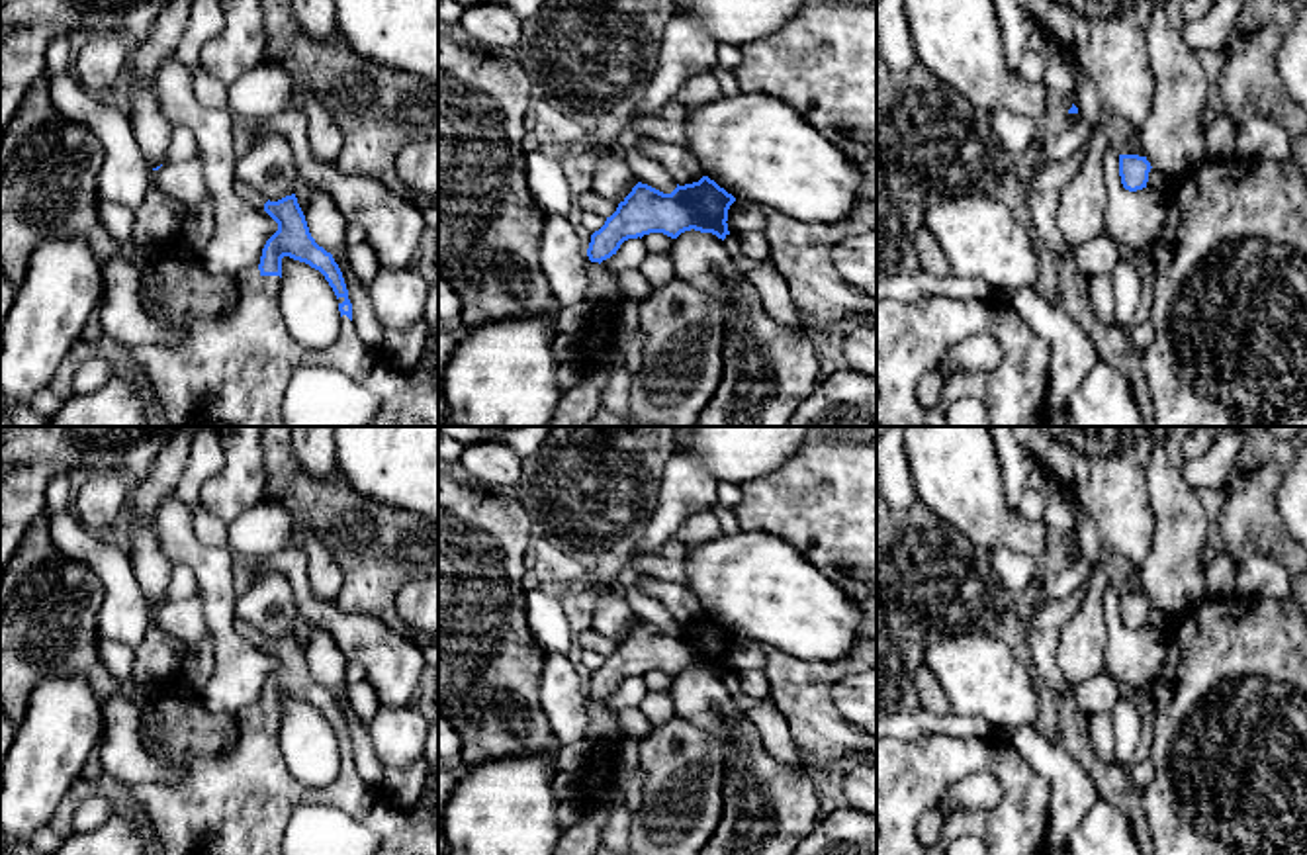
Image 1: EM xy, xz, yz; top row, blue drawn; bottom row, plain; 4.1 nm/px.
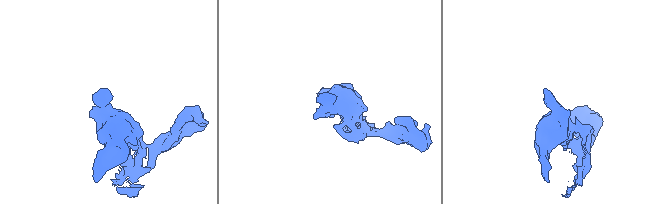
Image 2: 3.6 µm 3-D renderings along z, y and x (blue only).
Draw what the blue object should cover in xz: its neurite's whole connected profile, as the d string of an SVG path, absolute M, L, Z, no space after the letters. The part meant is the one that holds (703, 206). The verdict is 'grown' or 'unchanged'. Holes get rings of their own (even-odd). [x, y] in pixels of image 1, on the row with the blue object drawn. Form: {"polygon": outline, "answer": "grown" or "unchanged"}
{"polygon": "M708 176L693 184L677 184L671 194L638 182L605 225L591 235L587 256L601 264L616 254L624 241L650 233L677 239L695 229L724 241L730 235L726 221L734 202L736 198Z", "answer": "unchanged"}

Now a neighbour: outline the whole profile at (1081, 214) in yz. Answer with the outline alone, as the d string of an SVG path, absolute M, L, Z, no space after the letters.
M1100 131L1086 151L1086 158L1074 178L1064 186L1055 213L1062 237L1072 245L1104 235L1107 188L1104 176L1104 151L1109 135Z

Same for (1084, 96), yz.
M1060 49L1072 74L1074 74L1074 90L1068 96L1068 100L1078 108L1078 113L1082 119L1086 119L1092 127L1088 143L1100 133L1105 131L1105 125L1102 121L1102 104L1098 98L1098 90L1090 74L1080 67L1076 57Z

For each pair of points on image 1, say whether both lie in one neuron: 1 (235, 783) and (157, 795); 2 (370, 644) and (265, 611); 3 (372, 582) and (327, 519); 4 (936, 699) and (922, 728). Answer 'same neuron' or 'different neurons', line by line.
1: same neuron
2: different neurons
3: same neuron
4: different neurons

